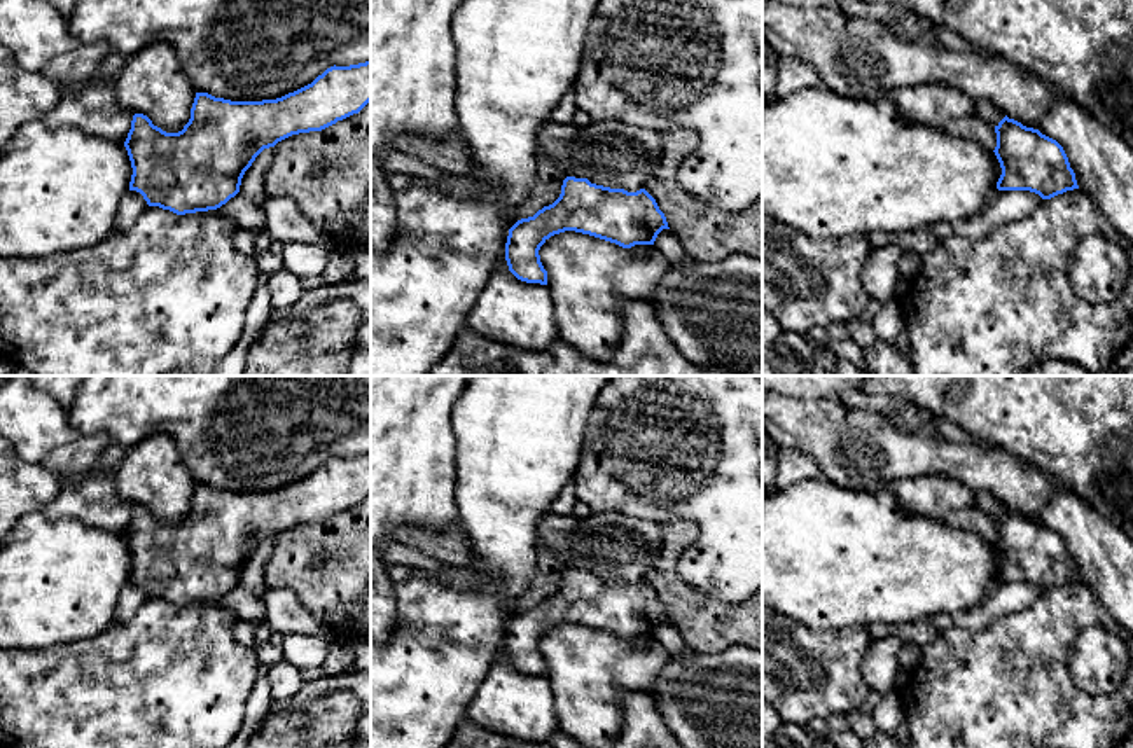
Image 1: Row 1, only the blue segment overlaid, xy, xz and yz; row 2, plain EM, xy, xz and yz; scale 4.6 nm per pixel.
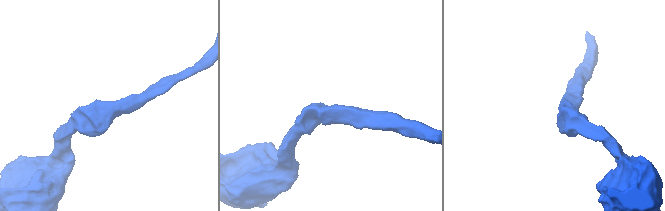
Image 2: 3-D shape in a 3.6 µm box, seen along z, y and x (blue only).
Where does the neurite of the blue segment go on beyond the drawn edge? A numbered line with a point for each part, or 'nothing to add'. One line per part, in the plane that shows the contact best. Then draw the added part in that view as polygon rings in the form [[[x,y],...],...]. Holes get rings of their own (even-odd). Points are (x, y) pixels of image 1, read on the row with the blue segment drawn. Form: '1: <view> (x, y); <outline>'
nothing to add

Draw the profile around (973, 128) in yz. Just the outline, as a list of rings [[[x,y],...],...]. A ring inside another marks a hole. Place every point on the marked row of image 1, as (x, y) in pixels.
[[[976,112],[955,121],[946,128],[946,131],[953,136],[976,142],[984,150],[993,152],[997,147],[997,133],[991,124],[981,119]]]

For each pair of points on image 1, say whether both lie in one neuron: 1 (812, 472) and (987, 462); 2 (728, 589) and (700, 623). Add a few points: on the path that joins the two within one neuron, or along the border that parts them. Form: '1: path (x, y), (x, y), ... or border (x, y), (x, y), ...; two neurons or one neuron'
1: border (787, 448), (803, 451), (824, 476); two neurons
2: border (682, 581), (721, 602), (743, 602); two neurons

